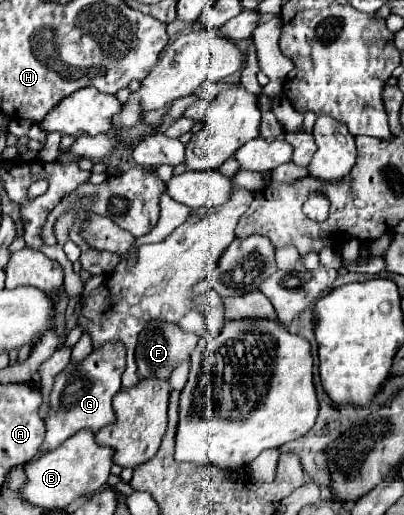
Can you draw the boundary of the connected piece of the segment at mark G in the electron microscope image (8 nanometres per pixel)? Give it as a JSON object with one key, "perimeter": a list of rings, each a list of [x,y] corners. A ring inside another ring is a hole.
{"perimeter":[[[105,343],[93,349],[81,363],[69,363],[57,377],[51,391],[51,413],[45,423],[47,433],[41,449],[57,449],[65,439],[81,429],[97,433],[101,427],[113,423],[111,399],[121,389],[121,375],[125,371],[125,347],[121,343]]]}

